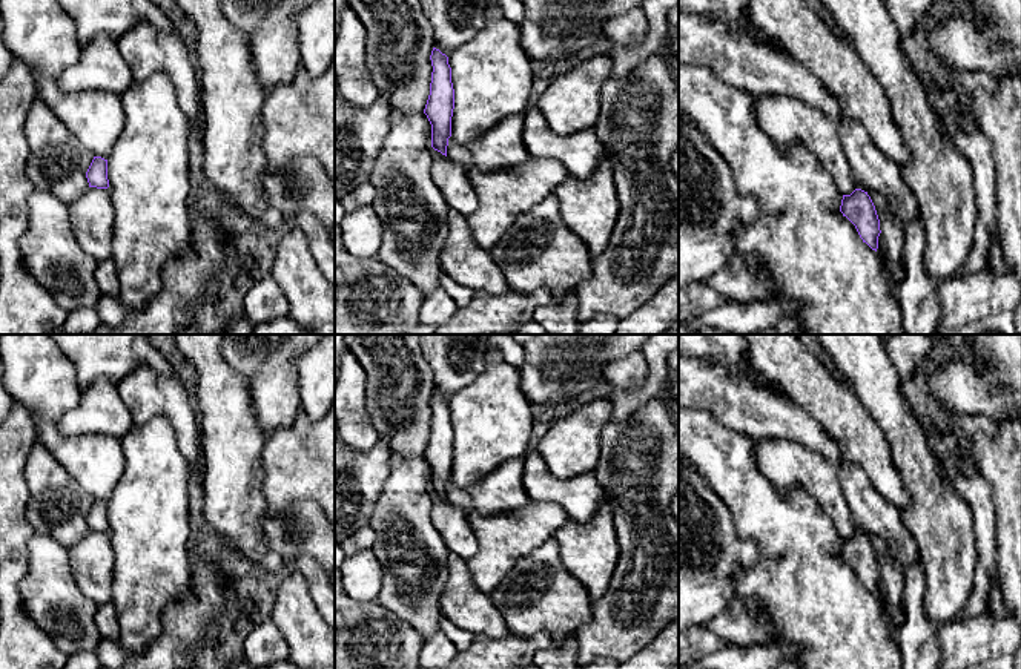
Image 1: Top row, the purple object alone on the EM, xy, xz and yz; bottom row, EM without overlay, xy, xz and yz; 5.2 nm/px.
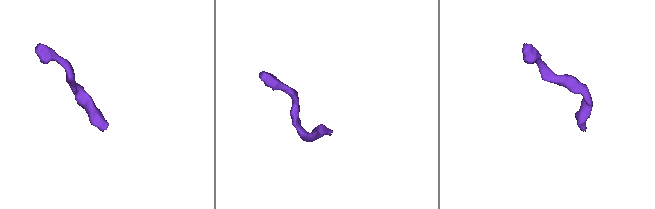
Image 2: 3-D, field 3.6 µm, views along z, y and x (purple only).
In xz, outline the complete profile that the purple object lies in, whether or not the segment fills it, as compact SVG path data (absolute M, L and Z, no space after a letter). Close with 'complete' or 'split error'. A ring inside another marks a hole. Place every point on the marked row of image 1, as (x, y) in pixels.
M433 48L430 95L424 109L431 124L431 147L467 170L474 167L484 172L514 167L531 158L524 141L524 115L510 115L501 120L487 133L470 143L459 143L451 137L454 89L448 57Z; split error

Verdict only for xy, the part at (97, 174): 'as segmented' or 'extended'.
extended

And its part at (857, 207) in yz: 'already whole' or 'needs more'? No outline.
needs more

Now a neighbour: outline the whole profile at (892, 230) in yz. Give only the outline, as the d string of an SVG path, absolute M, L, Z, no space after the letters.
M867 192L871 196L878 219L881 236L887 247L887 262L890 264L890 273L895 279L903 278L903 250L904 250L904 227L903 224L887 212L886 199L877 192Z

